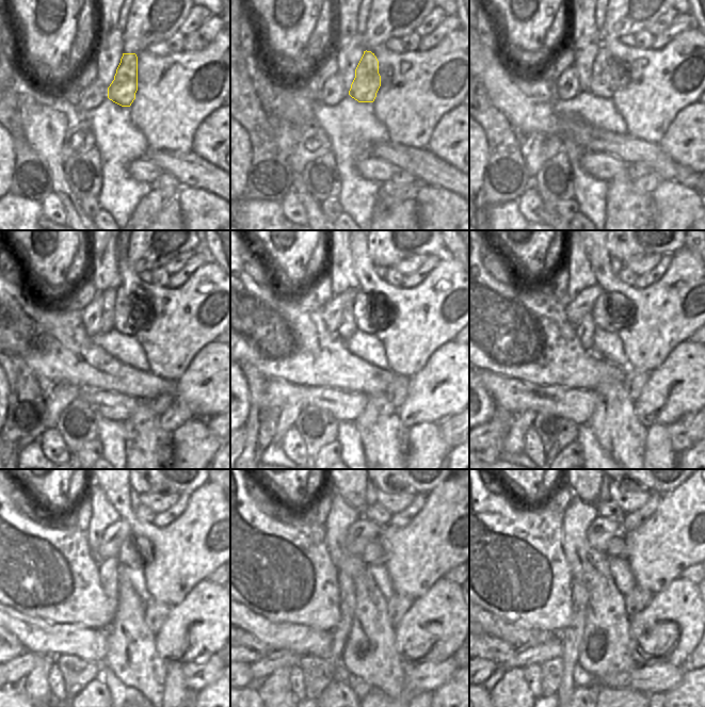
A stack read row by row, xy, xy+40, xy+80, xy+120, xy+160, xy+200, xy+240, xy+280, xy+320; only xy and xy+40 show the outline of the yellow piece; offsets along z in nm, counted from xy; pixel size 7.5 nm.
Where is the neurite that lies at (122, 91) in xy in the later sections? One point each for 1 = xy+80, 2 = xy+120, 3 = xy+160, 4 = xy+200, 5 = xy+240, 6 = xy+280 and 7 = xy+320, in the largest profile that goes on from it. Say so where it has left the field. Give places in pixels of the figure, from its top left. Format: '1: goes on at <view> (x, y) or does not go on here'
1: goes on at xy+80 (605, 81)
2: goes on at xy+120 (127, 317)
3: goes on at xy+160 (367, 320)
4: goes on at xy+200 (604, 314)
5: goes on at xy+240 (128, 556)
6: goes on at xy+280 (372, 555)
7: goes on at xy+320 (617, 546)

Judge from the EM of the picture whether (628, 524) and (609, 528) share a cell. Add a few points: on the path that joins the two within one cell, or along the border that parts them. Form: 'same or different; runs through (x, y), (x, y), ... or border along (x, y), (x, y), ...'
different; border along (620, 524), (622, 532)

